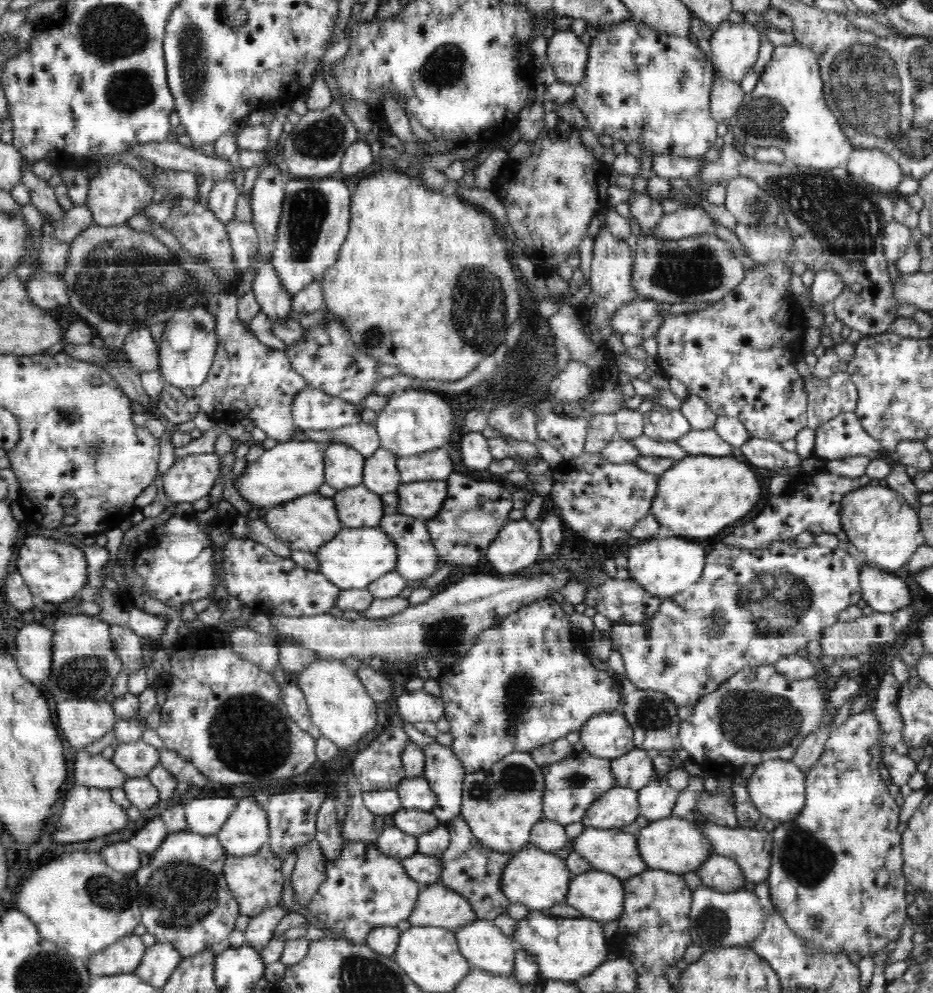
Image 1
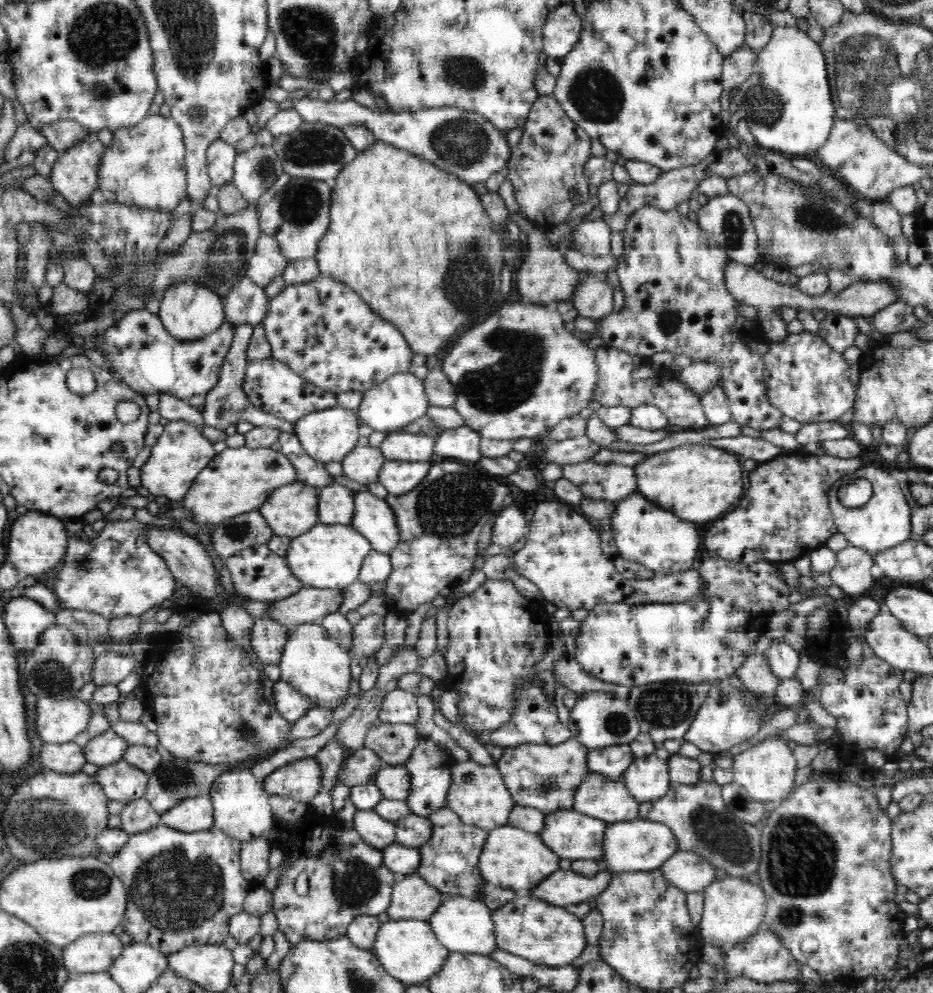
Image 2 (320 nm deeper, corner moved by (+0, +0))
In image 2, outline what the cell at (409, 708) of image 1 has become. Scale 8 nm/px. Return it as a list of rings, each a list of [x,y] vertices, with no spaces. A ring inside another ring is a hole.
[[[399,688],[388,692],[384,702],[382,702],[379,718],[383,723],[414,724],[419,718],[417,697]]]

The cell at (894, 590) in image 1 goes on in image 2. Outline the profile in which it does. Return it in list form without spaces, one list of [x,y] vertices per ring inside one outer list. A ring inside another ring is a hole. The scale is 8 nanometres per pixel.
[[[850,545],[836,553],[835,567],[831,568],[831,582],[844,593],[853,597],[865,595],[878,579],[874,578],[870,567],[873,556],[863,548]]]

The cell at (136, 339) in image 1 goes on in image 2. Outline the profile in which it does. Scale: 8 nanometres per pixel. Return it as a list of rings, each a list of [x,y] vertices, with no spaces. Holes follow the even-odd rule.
[[[147,309],[127,313],[120,322],[116,322],[114,326],[110,326],[101,334],[103,343],[99,346],[99,351],[106,356],[106,360],[114,368],[113,372],[116,372],[130,389],[144,398],[152,394],[160,396],[170,393],[186,400],[194,395],[207,395],[209,391],[212,391],[219,381],[218,372],[221,371],[233,342],[235,328],[232,324],[224,324],[220,332],[212,332],[212,336],[206,336],[204,340],[196,340],[196,344],[180,344],[180,340],[172,340],[172,336],[168,336],[167,329],[158,315],[151,314]]]

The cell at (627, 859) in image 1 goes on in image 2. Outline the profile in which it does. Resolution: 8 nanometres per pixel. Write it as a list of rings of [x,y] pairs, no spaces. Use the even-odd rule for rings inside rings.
[[[576,810],[558,811],[548,814],[544,826],[539,832],[544,844],[548,845],[561,859],[569,858],[572,861],[603,859],[604,831],[607,830],[607,823],[600,819],[594,819],[577,812]]]

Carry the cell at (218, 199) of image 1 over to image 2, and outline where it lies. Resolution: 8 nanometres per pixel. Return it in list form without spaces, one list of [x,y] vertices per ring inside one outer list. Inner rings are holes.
[[[222,139],[211,142],[207,148],[208,174],[212,181],[212,188],[221,187],[224,183],[230,183],[234,174],[236,158],[235,145],[228,144]]]

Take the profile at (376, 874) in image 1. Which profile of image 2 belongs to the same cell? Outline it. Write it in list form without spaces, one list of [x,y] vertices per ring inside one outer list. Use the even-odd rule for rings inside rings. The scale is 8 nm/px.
[[[310,808],[304,818],[295,821],[284,821],[274,818],[274,822],[269,828],[272,838],[269,840],[273,845],[278,845],[280,840],[288,844],[288,840],[294,844],[294,852],[286,854],[286,870],[282,872],[278,886],[272,891],[273,903],[271,911],[276,915],[280,932],[284,932],[291,946],[300,944],[302,941],[324,941],[328,938],[335,939],[345,936],[348,924],[357,916],[372,915],[377,916],[381,912],[386,912],[391,903],[391,894],[399,875],[392,873],[383,863],[383,852],[370,844],[362,841],[361,836],[355,829],[347,829],[337,817],[322,816]],[[298,832],[306,834],[298,834]],[[310,834],[311,842],[308,842]],[[302,842],[308,842],[306,853],[299,856],[300,850],[304,850]],[[300,874],[306,874],[308,879],[308,894],[298,895],[294,891],[296,879]]]

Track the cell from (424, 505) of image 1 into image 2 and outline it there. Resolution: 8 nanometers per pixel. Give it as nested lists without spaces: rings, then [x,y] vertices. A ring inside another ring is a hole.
[[[386,460],[379,470],[377,480],[383,484],[390,494],[399,495],[422,482],[424,475],[429,471],[431,462],[410,463],[398,460]]]

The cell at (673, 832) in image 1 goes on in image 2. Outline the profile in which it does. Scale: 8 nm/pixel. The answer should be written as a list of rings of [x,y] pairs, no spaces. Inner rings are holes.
[[[636,819],[622,823],[607,823],[604,831],[603,859],[599,860],[602,870],[608,873],[633,871],[654,872],[679,850],[675,833],[664,823],[652,820]]]

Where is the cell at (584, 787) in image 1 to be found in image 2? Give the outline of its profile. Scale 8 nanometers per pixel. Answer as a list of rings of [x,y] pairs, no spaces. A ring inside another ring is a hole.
[[[572,737],[556,746],[528,743],[518,748],[506,747],[495,766],[503,774],[506,787],[516,805],[536,808],[548,815],[573,809],[577,788],[590,773],[588,752],[584,744]]]

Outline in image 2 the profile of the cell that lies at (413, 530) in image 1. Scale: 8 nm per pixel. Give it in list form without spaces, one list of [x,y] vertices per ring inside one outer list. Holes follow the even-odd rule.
[[[370,491],[354,492],[355,514],[350,525],[354,527],[362,536],[368,538],[372,548],[378,552],[390,554],[395,550],[396,545],[400,545],[400,530],[395,513],[385,499],[372,495]]]

